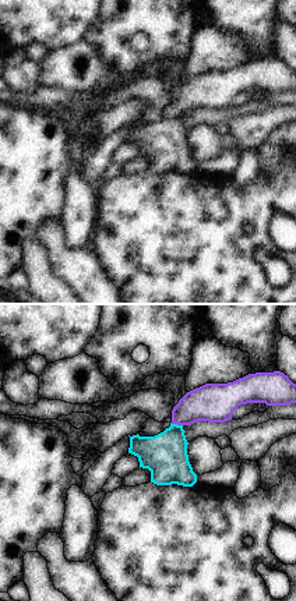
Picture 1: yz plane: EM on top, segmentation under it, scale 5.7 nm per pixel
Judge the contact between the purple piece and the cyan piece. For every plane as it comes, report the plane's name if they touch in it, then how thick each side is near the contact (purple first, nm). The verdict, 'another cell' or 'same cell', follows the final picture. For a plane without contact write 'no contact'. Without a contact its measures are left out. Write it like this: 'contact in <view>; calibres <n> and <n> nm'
contact in yz; calibres 220 and 260 nm

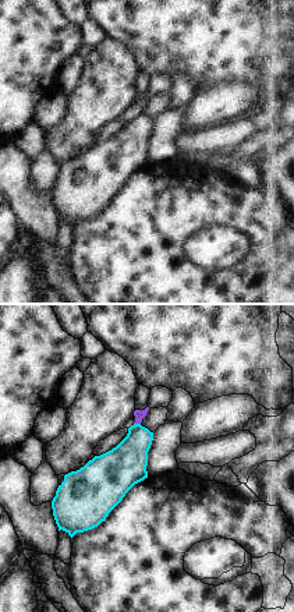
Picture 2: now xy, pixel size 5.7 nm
contact in xy; calibres 50 and 240 nm

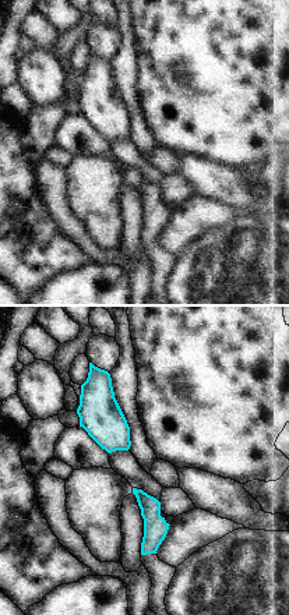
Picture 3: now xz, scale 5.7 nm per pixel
no contact

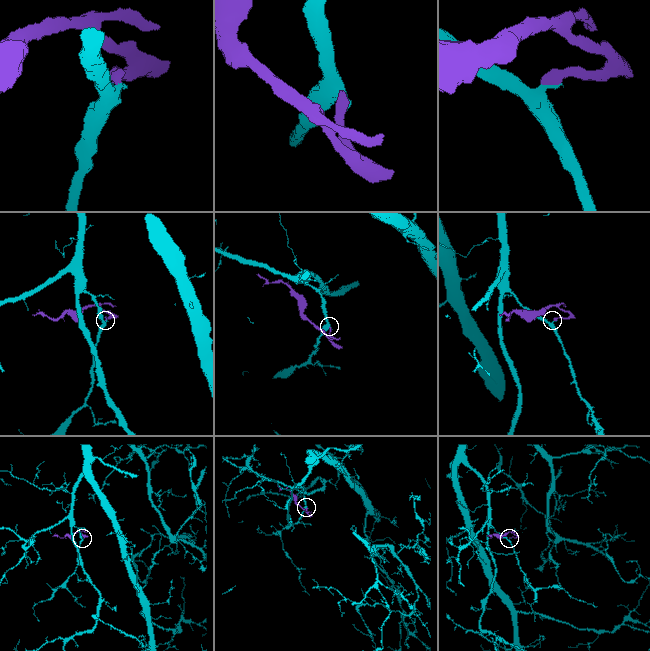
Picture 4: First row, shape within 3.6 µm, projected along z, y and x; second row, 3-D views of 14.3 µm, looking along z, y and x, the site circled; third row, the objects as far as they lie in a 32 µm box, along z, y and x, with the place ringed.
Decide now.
another cell

